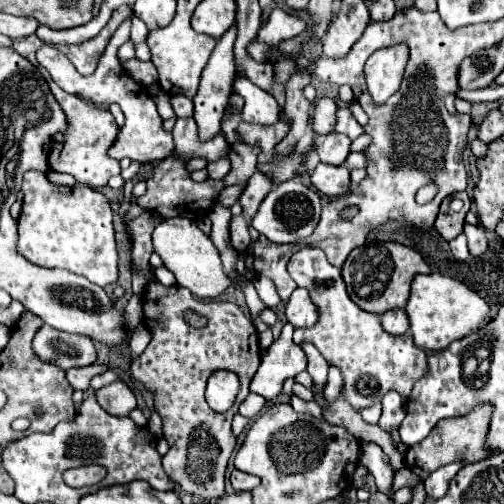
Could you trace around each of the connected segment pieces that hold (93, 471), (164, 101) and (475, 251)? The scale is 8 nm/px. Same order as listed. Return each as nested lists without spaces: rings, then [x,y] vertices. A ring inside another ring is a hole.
[[[87,465],[87,467],[77,467],[65,471],[65,483],[71,487],[85,487],[85,485],[95,485],[100,482],[100,466]]]
[[[161,89],[161,93],[157,93],[155,97],[155,105],[157,105],[157,111],[163,119],[169,119],[169,117],[175,117],[173,109],[171,109],[171,103],[169,103],[169,95]]]
[[[465,225],[465,235],[467,235],[467,241],[469,241],[469,251],[471,255],[479,257],[481,253],[487,251],[487,245],[489,245],[489,235],[487,231],[481,227],[481,225]]]

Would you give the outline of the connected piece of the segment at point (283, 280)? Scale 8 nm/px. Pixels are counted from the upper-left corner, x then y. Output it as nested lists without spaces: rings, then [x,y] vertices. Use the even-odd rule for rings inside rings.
[[[259,237],[259,241],[255,243],[255,263],[253,269],[257,275],[265,275],[269,279],[273,279],[279,297],[283,301],[289,299],[289,295],[293,293],[293,289],[297,287],[295,281],[291,281],[291,277],[287,275],[287,261],[289,261],[289,245],[279,245],[279,243],[271,243],[267,237]]]

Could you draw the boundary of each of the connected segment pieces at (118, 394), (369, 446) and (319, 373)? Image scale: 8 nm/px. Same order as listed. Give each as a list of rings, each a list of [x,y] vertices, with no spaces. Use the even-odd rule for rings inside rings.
[[[115,381],[95,391],[99,405],[111,415],[129,415],[135,409],[135,395],[123,381]]]
[[[363,443],[361,445],[361,457],[359,461],[369,469],[369,473],[375,477],[377,489],[385,493],[389,499],[393,499],[393,477],[395,469],[389,465],[389,457],[381,451],[375,443]]]
[[[303,343],[301,349],[305,351],[305,355],[307,355],[307,359],[309,359],[307,371],[309,371],[309,375],[313,377],[315,387],[317,387],[317,393],[319,393],[319,387],[327,381],[327,369],[329,369],[329,363],[323,359],[323,355],[317,351],[317,347],[315,347],[313,343]]]

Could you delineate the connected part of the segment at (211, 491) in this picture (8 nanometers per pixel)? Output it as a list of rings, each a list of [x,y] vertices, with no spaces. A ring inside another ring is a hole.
[[[146,211],[142,216],[133,219],[131,223],[127,223],[127,229],[131,231],[133,265],[137,269],[141,269],[145,273],[145,277],[149,279],[145,295],[143,295],[143,315],[145,315],[145,325],[153,331],[153,339],[147,345],[147,349],[143,351],[143,355],[133,361],[131,373],[137,381],[141,381],[149,391],[155,393],[155,407],[157,407],[157,413],[163,419],[163,437],[169,443],[169,453],[163,457],[165,473],[173,479],[175,485],[179,485],[183,491],[187,491],[191,495],[199,495],[201,499],[219,499],[225,493],[223,491],[225,489],[225,481],[223,481],[225,479],[225,467],[227,467],[229,455],[235,447],[235,437],[231,435],[231,419],[237,413],[239,405],[247,399],[251,377],[255,375],[259,361],[261,361],[259,359],[259,337],[257,337],[257,329],[251,323],[251,319],[235,303],[227,303],[227,301],[205,303],[205,301],[191,297],[191,293],[187,289],[169,289],[169,287],[163,287],[159,281],[155,281],[155,277],[149,273],[149,257],[154,252],[152,233],[159,221],[160,218],[156,219],[152,212]],[[185,309],[191,309],[191,311],[207,317],[209,319],[207,327],[201,329],[201,331],[189,327],[183,319]],[[219,369],[233,371],[241,381],[239,395],[237,395],[231,411],[225,411],[225,413],[213,411],[205,401],[207,379],[211,377],[211,373],[215,373]]]

